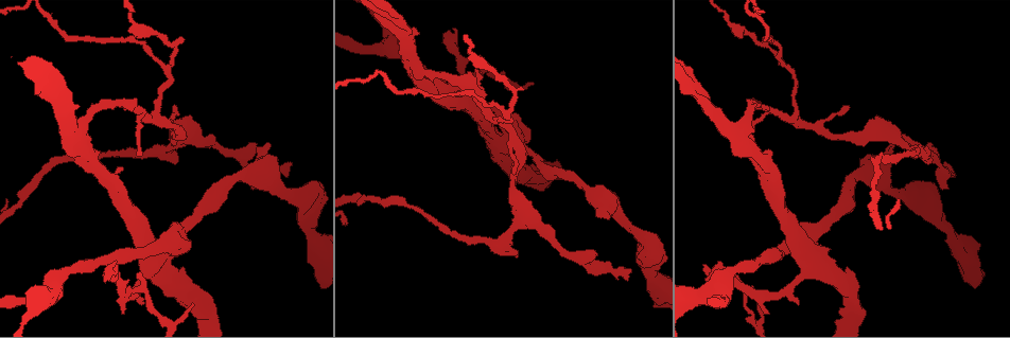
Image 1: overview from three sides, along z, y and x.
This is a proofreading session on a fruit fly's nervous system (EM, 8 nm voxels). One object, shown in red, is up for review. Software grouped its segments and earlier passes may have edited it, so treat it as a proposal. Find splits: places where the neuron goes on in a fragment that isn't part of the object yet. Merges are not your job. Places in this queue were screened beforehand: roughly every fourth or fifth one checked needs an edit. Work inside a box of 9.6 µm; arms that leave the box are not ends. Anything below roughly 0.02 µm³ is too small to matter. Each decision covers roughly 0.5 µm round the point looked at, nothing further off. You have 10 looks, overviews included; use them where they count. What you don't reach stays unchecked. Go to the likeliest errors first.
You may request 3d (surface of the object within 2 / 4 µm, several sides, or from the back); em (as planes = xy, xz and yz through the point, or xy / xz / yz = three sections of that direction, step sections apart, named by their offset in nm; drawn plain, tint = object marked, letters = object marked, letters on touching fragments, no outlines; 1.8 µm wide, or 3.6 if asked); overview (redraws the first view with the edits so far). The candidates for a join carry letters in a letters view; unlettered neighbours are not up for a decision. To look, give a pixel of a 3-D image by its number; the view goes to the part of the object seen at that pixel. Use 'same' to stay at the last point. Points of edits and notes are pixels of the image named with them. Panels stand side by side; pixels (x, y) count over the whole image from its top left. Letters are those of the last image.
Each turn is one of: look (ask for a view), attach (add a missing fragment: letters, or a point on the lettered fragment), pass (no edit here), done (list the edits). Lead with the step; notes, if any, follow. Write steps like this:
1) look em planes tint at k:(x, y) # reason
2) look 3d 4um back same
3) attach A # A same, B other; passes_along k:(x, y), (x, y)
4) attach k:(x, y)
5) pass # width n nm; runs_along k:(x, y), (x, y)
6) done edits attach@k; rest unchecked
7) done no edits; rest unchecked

look em xy step 8 tint at 1:(495, 139) # abrupt turn

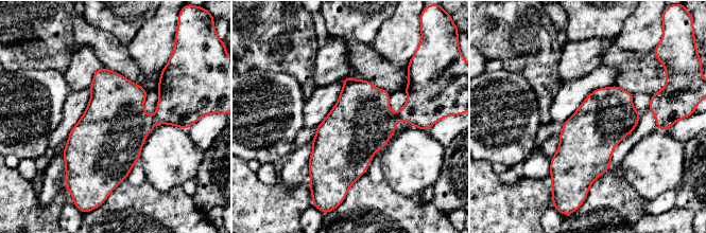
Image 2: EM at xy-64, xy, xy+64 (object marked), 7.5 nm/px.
look em planes letters same

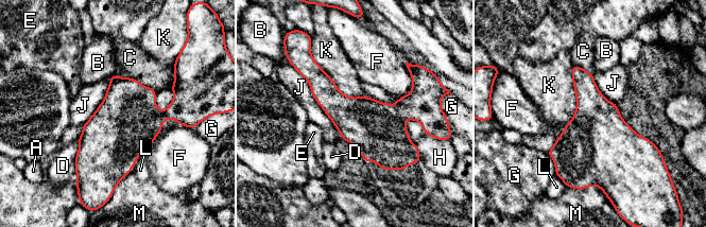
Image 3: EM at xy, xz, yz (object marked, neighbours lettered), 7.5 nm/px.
pass # width 400 nm; A other, B other, C other, D other, E other, F other, G other, H other, J other, K other, L other, M other; none of them fits

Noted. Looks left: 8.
look em planes letters at 1:(448, 31)

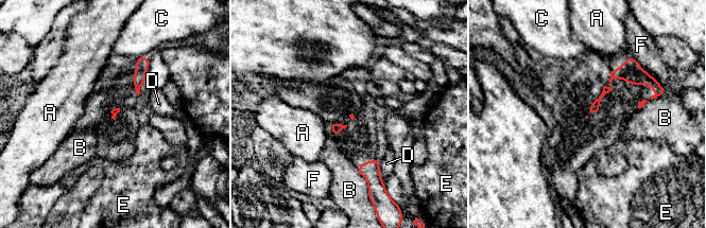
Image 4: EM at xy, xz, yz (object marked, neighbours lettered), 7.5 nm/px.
pass # A other, B other, C other, D other, E other, F other; border 4:(356, 167), (366, 180), (368, 187); none of them fits

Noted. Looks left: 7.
look em planes letters at 1:(893, 147) # branch stops here

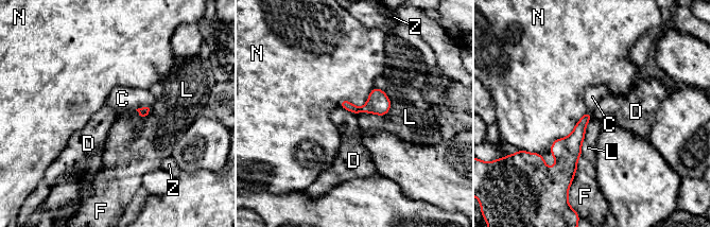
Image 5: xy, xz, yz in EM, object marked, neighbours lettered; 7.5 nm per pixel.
attach 5:(122, 99) # longest_contact N 400 nm; C same, D other, F other, L other, N other, Z other; passes_along 5:(144, 110), (143, 106), (122, 99); the neuron continues

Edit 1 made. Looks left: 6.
look 3d 2um at 1:(850, 107) # tapers out

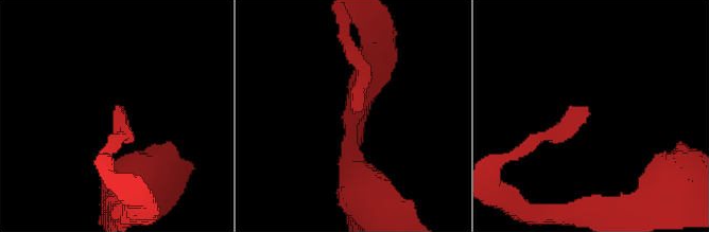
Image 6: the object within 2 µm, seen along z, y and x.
look em planes letters at 6:(115, 109) # need the tissue

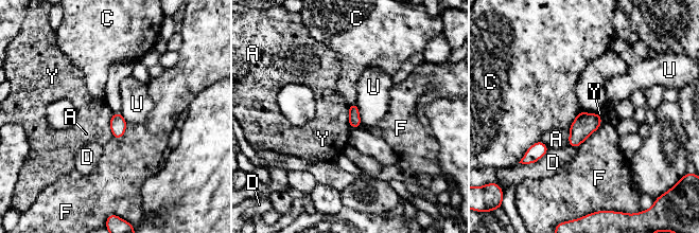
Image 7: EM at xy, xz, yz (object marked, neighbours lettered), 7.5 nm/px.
pass # longest_contact U 190 nm; A other, C other, D other, F other, U other, Y other; border 7:(348, 105), (348, 124), (350, 128); no lettered fragment goes on from it

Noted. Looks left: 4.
done edits attach@5; rest unchecked

